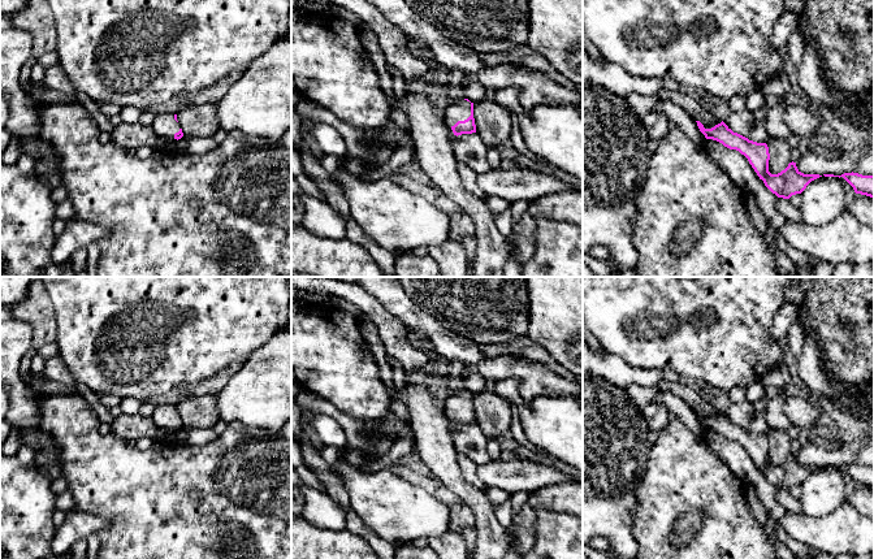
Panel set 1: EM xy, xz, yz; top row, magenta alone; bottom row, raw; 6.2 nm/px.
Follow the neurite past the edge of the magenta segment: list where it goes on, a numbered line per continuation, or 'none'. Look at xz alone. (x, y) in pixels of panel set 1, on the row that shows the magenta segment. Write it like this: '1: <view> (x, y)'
1: xz (459, 111)

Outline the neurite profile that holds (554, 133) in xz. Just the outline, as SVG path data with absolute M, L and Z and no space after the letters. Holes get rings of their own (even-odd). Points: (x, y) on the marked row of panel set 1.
M512 88L496 91L496 101L518 116L531 152L583 182L583 104L524 110L519 92Z

